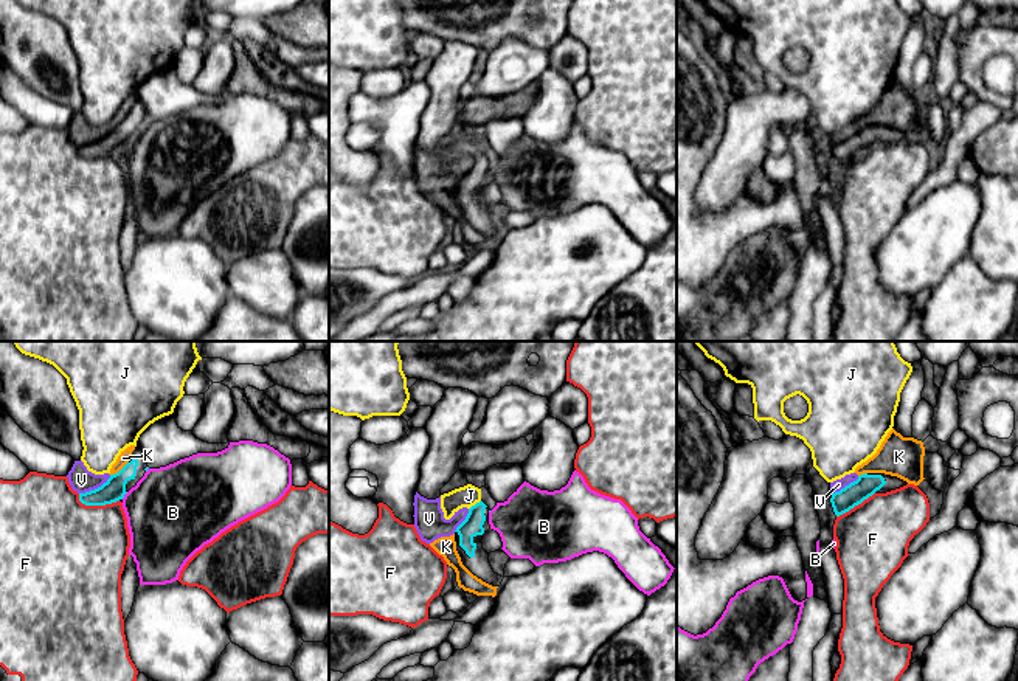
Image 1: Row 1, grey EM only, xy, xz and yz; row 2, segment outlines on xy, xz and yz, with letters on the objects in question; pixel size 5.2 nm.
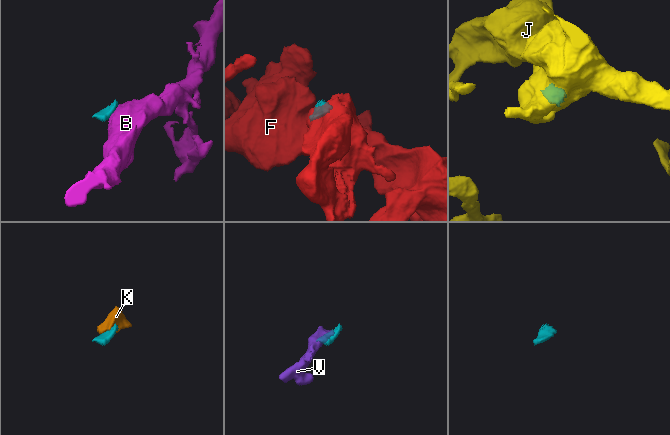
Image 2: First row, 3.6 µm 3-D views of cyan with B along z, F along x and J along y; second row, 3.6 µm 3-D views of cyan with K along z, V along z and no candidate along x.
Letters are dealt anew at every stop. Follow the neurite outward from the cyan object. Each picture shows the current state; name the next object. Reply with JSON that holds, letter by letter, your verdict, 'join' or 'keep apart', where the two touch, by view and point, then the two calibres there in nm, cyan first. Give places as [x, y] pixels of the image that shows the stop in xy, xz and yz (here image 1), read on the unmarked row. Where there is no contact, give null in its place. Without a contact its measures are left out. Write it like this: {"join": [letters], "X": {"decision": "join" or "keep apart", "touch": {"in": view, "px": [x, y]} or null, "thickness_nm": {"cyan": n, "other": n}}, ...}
{"join": [], "B": {"decision": "keep apart", "touch": {"in": "xy", "px": [124, 146]}, "thickness_nm": {"cyan": 120, "other": 440}}, "F": {"decision": "keep apart", "touch": {"in": "xy", "px": [96, 157]}, "thickness_nm": {"cyan": 120, "other": 460}}, "J": {"decision": "keep apart", "touch": {"in": "xz", "px": [475, 157]}, "thickness_nm": {"cyan": 110, "other": 110}}, "K": {"decision": "keep apart", "touch": {"in": "xy", "px": [120, 123]}, "thickness_nm": {"cyan": 120, "other": 60}}, "V": {"decision": "keep apart", "touch": {"in": "xy", "px": [95, 141]}, "thickness_nm": {"cyan": 120, "other": 120}}}

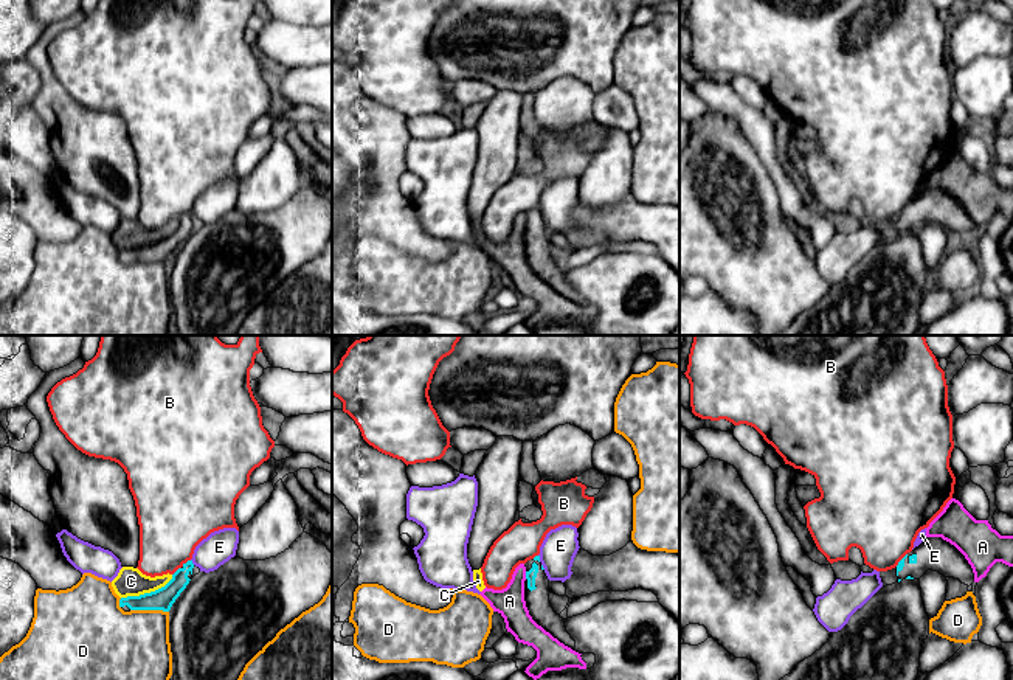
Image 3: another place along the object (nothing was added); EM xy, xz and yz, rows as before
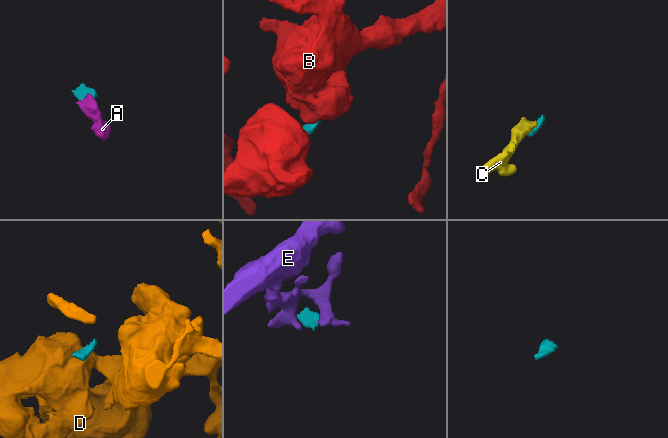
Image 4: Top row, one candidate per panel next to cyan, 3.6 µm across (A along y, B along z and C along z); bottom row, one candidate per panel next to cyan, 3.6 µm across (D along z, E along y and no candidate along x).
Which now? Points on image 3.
{"join": [], "A": {"decision": "keep apart", "touch": {"in": "xz", "px": [526, 227]}, "thickness_nm": {"cyan": 60, "other": 150}}, "B": {"decision": "keep apart", "touch": {"in": "xy", "px": [180, 221]}, "thickness_nm": {"cyan": 120, "other": 360}}, "C": {"decision": "keep apart", "touch": {"in": "xy", "px": [148, 246]}, "thickness_nm": {"cyan": 120, "other": 150}}, "D": {"decision": "keep apart", "touch": {"in": "xy", "px": [149, 261]}, "thickness_nm": {"cyan": 120, "other": 440}}, "E": {"decision": "keep apart", "touch": {"in": "xy", "px": [191, 215]}, "thickness_nm": {"cyan": 120, "other": 170}}}

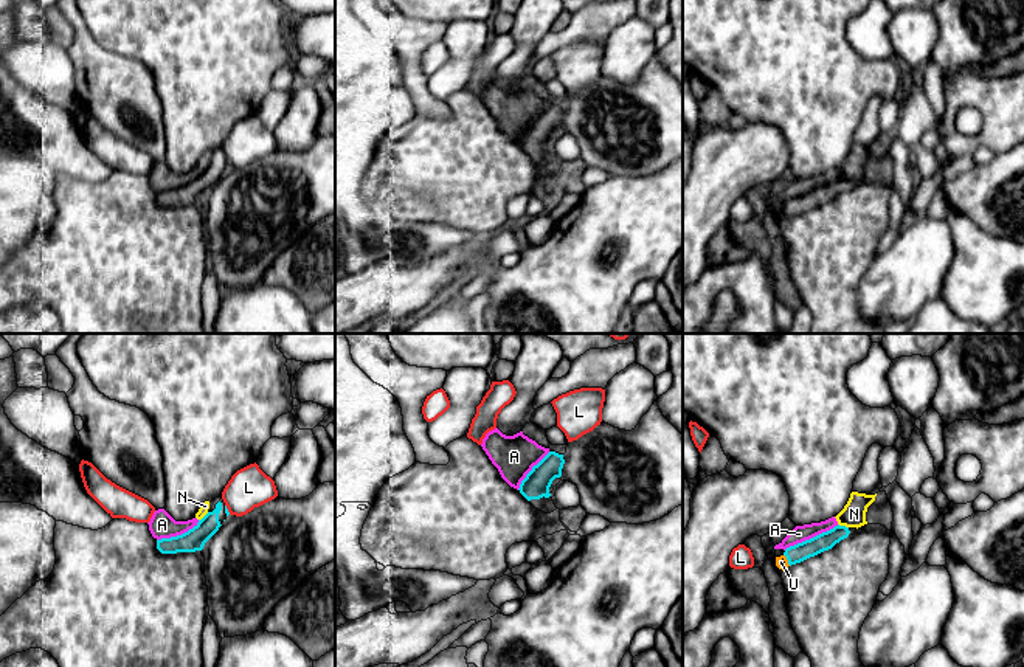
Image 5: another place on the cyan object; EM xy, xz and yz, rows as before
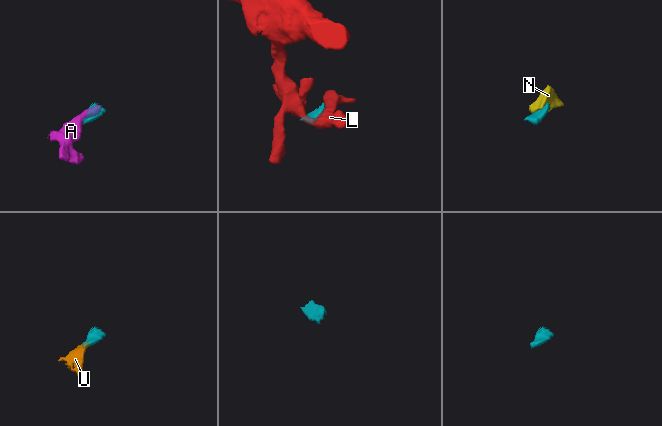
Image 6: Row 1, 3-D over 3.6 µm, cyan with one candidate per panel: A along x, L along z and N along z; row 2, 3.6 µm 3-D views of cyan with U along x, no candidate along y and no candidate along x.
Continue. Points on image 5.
{"join": ["U"], "A": {"decision": "keep apart", "touch": {"in": "yz", "px": [810, 191]}, "thickness_nm": {"cyan": 100, "other": 90}}, "L": {"decision": "keep apart", "touch": {"in": "xy", "px": [227, 162]}, "thickness_nm": {"cyan": 20, "other": 220}}, "N": {"decision": "keep apart", "touch": {"in": "yz", "px": [843, 179]}, "thickness_nm": {"cyan": 90, "other": 130}}, "U": {"decision": "join", "touch": {"in": "yz", "px": [787, 211]}, "thickness_nm": {"cyan": 100, "other": 60}}}

